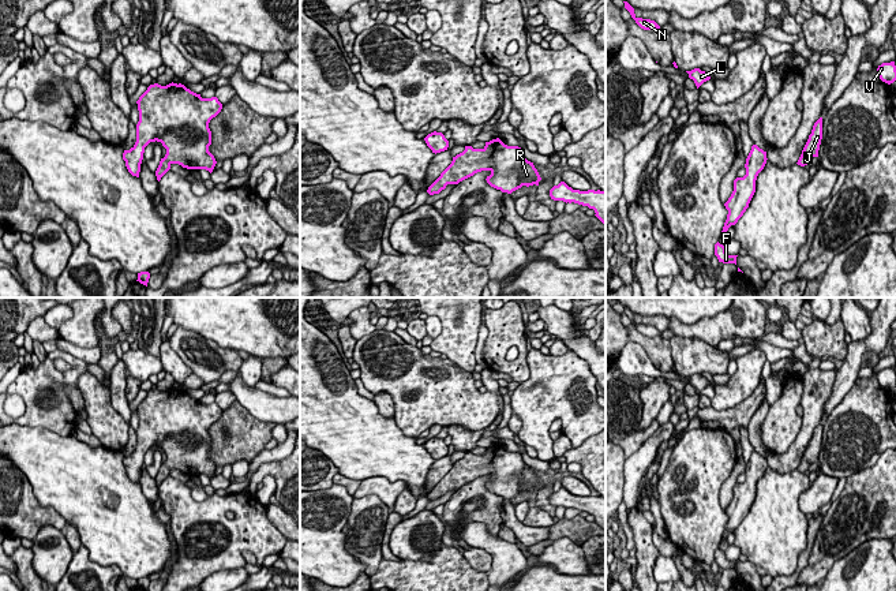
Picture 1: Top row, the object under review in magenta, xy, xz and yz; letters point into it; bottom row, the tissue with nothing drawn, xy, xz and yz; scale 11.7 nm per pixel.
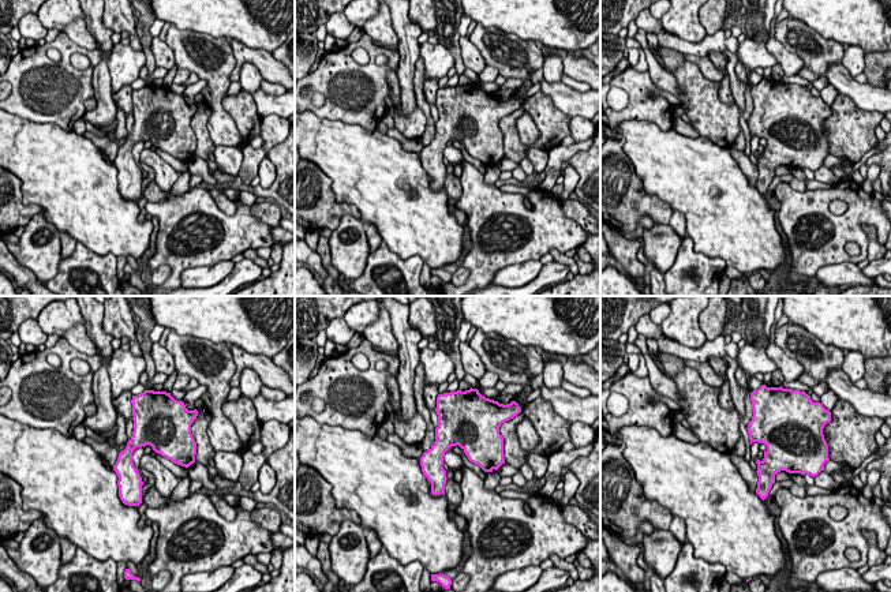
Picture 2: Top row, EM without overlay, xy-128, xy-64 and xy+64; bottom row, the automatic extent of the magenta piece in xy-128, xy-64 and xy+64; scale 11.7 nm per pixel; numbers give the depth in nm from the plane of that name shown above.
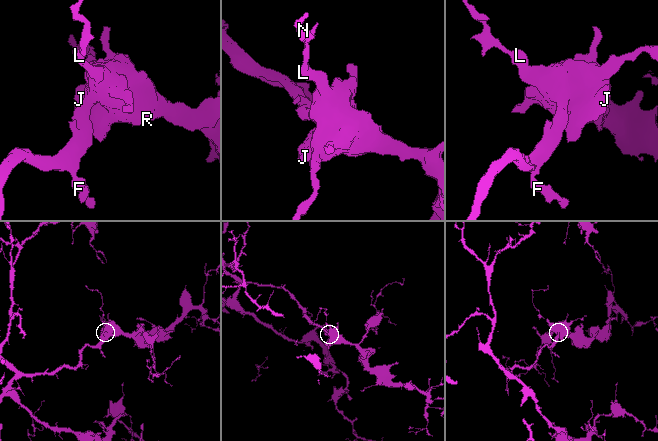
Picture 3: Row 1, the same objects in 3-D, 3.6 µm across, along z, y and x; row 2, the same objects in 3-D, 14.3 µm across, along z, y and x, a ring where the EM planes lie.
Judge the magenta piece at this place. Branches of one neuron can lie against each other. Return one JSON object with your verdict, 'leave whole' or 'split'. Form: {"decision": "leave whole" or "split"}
{"decision": "leave whole"}

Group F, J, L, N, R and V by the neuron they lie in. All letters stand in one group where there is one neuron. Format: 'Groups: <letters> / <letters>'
Groups: F J L N R V

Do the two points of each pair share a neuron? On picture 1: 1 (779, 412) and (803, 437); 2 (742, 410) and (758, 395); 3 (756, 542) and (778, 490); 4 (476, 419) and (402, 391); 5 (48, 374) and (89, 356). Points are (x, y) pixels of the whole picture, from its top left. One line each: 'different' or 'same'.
1: different
2: same
3: same
4: same
5: different

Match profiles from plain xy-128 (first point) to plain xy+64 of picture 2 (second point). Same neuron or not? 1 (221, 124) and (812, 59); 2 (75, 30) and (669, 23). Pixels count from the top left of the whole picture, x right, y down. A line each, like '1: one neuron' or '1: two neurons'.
1: one neuron
2: one neuron

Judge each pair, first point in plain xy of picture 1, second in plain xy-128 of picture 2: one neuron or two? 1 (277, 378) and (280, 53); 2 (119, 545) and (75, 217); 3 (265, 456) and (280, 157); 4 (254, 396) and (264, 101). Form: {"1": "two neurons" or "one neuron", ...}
{"1": "two neurons", "2": "one neuron", "3": "two neurons", "4": "one neuron"}

